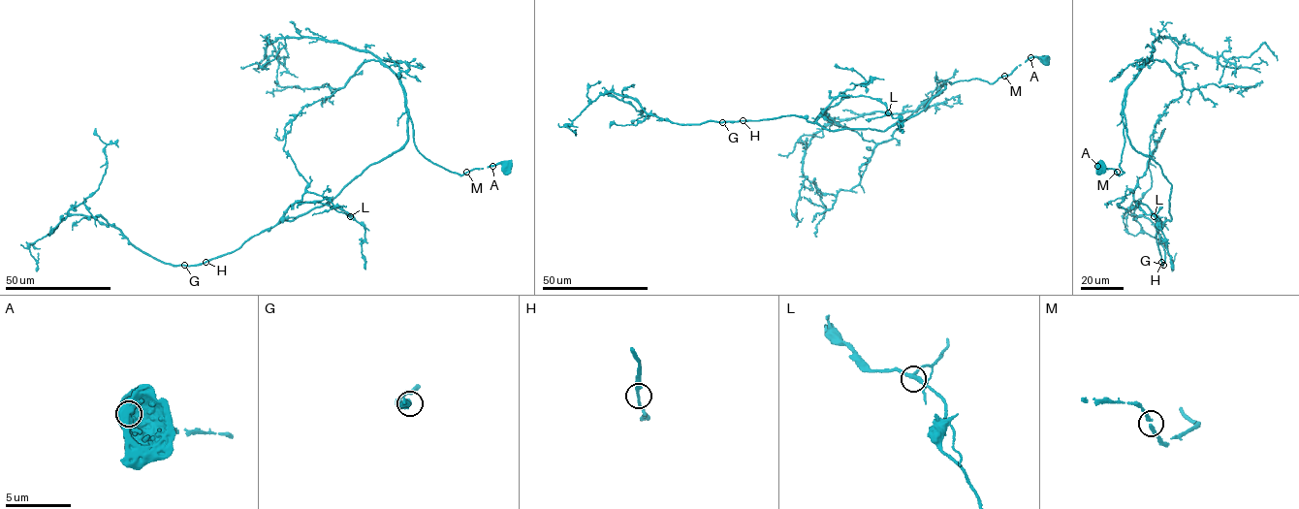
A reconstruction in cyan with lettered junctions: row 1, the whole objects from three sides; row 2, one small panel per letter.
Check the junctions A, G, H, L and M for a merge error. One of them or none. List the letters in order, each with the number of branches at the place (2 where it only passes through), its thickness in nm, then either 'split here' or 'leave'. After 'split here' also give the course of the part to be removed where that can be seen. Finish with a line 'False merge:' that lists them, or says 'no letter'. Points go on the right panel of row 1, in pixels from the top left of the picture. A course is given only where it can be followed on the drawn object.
A: branches 2; calibre 360 nm; leave
G: branches 2; calibre 260 nm; leave
H: branches 2; calibre 220 nm; leave
L: branches 3; calibre 240 nm; leave
M: branches 2; calibre 220 nm; leave
False merge: no letter

